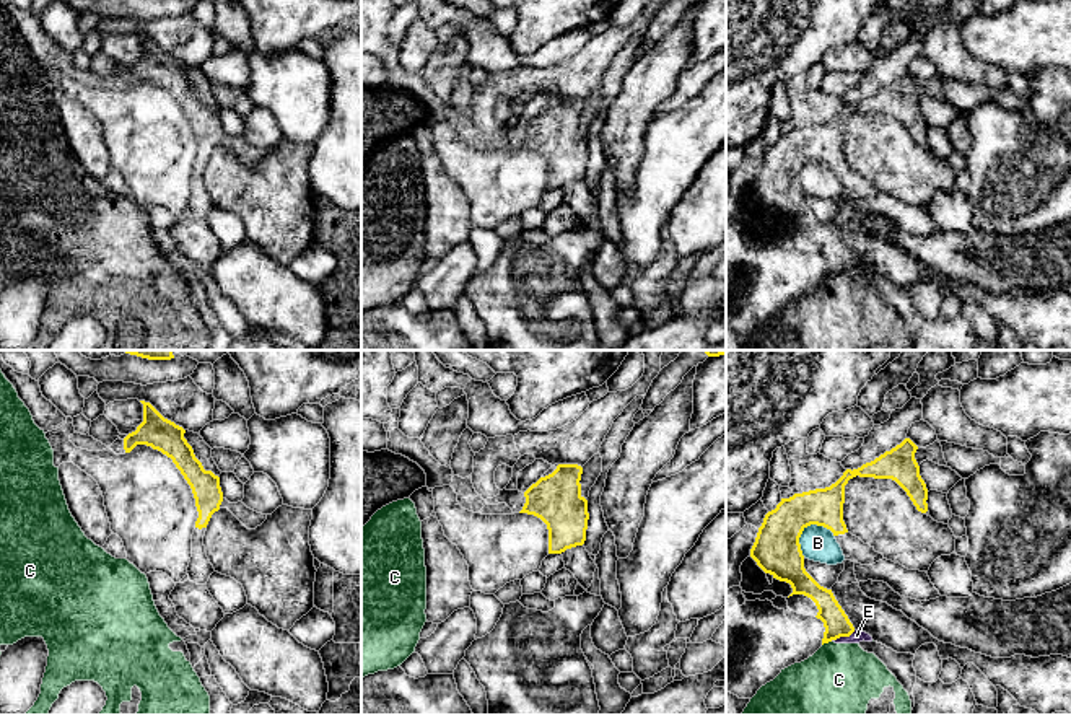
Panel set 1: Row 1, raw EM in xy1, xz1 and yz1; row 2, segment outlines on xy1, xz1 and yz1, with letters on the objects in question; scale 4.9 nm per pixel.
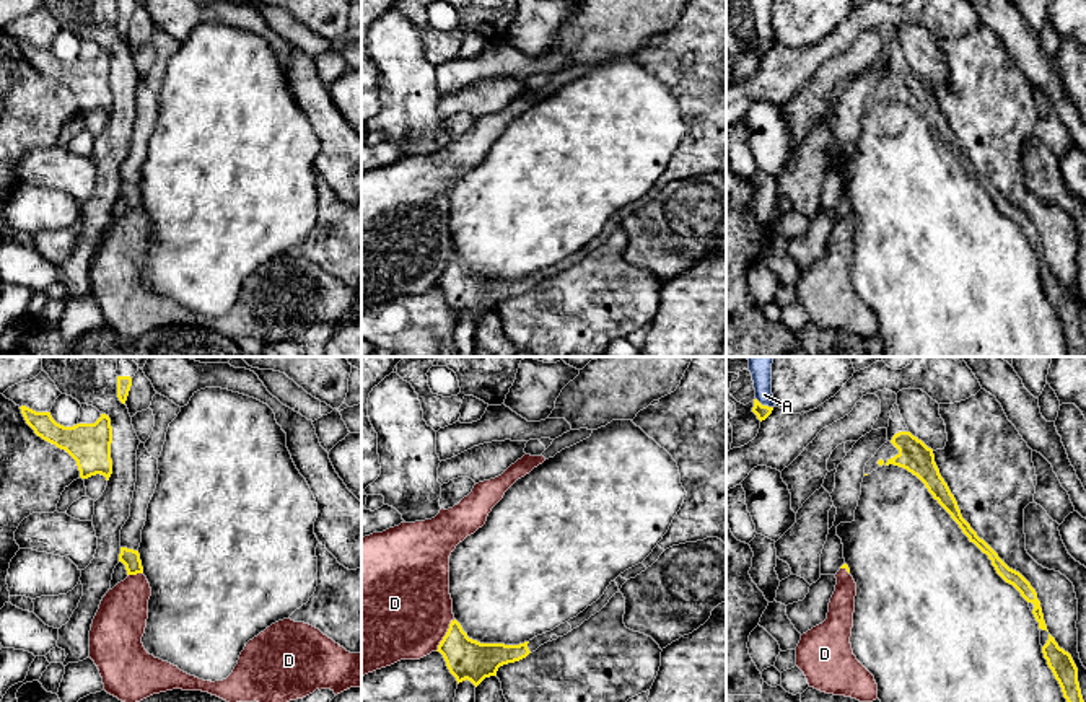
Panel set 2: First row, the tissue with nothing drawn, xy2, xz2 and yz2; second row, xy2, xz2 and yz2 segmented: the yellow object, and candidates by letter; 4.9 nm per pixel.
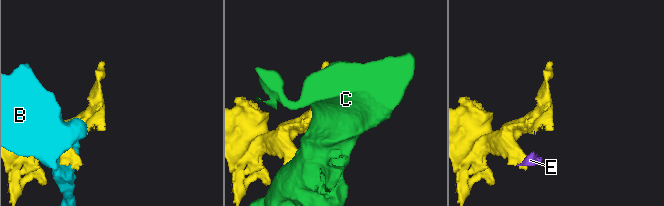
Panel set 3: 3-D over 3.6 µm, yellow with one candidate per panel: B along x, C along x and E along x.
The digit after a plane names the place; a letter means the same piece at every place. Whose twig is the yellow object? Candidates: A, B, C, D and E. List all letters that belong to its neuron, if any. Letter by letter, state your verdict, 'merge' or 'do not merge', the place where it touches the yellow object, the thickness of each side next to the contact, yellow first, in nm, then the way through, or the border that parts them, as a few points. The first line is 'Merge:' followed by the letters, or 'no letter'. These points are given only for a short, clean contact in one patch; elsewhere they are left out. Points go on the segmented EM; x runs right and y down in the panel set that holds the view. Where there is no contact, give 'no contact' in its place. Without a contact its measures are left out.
Merge: D
A: do not merge; meets yellow in yz2 at (764, 406); 70 nm thick on the yellow side, 130 nm on the other; border along yz2 (756, 398), (772, 408)
B: do not merge; meets yellow in yz1 at (806, 526); 240 nm thick on the yellow side, 170 nm on the other
C: do not merge; meets yellow in yz1 at (826, 642); 130 nm thick on the yellow side, 400 nm on the other; border along yz1 (830, 640), (822, 645)
D: merge; meets yellow in xz2 at (445, 636); 200 nm thick on the yellow side, 480 nm on the other
E: do not merge; meets yellow in yz1 at (842, 636); 130 nm thick on the yellow side, 60 nm on the other; border along yz1 (855, 631), (830, 640)

